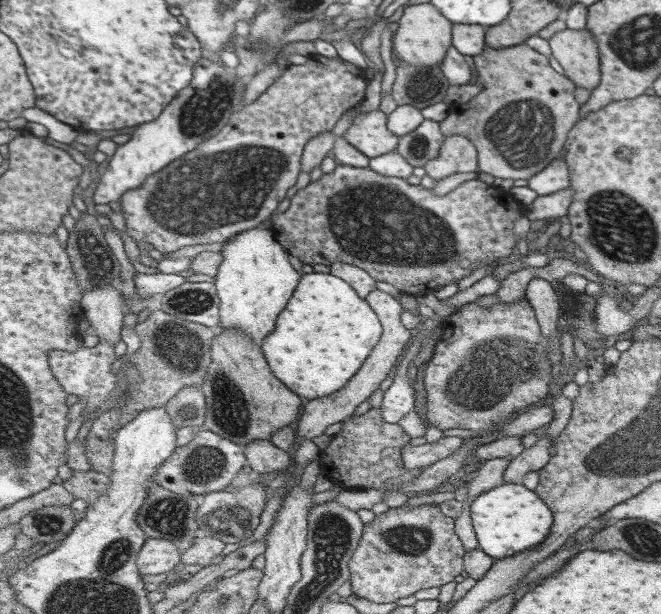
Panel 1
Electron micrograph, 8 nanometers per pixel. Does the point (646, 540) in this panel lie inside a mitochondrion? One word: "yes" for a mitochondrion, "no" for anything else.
yes

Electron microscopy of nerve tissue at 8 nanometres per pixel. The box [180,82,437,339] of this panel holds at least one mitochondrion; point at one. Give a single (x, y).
(419, 147)

